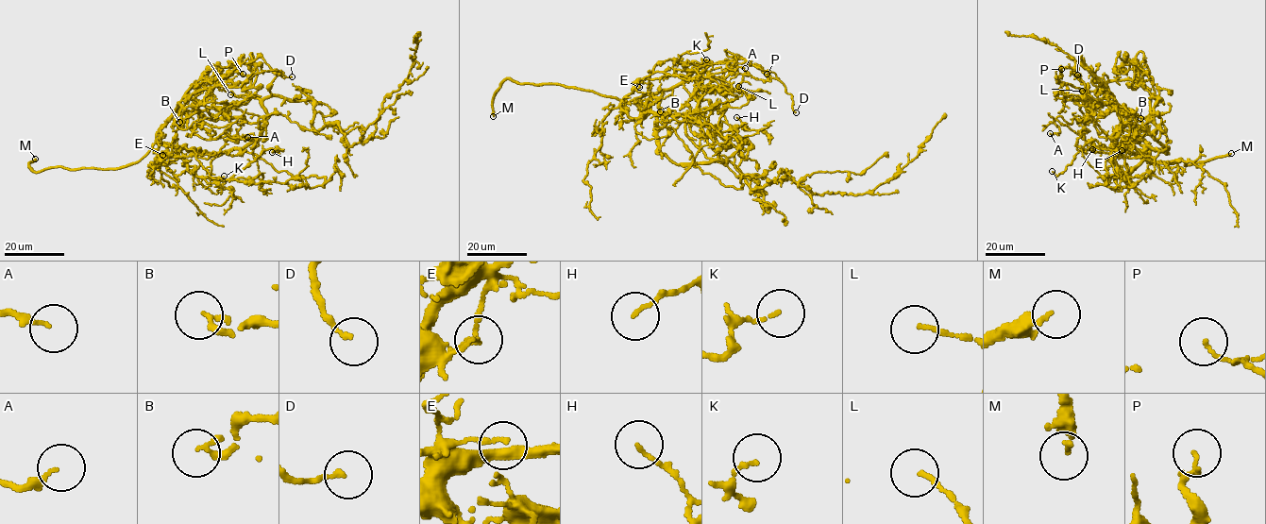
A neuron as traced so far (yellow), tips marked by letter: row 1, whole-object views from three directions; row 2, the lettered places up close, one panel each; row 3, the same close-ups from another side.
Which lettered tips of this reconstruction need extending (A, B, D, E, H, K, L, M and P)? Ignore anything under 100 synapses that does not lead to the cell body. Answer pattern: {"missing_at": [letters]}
{"missing_at": ["M"]}

